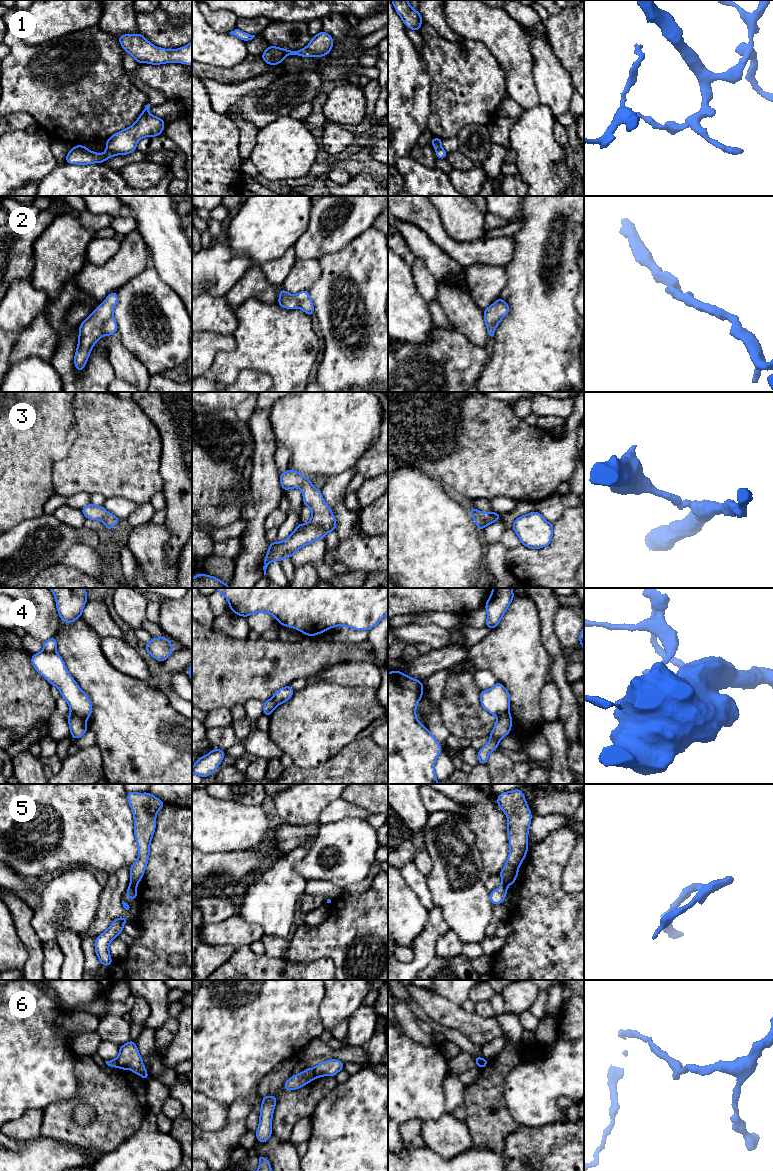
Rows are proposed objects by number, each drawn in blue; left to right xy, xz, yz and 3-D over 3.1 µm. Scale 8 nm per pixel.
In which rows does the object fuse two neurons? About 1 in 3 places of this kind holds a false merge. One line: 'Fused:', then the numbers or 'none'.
Fused: 1, 4, 5, 6

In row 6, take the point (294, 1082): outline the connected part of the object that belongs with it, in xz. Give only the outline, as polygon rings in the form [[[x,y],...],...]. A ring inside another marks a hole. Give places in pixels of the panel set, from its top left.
[[[308,1068],[304,1071],[302,1071],[299,1074],[296,1074],[294,1076],[291,1076],[284,1084],[285,1090],[296,1090],[299,1089],[302,1086],[305,1086],[307,1083],[313,1081],[316,1079],[316,1075],[313,1072],[312,1068]]]

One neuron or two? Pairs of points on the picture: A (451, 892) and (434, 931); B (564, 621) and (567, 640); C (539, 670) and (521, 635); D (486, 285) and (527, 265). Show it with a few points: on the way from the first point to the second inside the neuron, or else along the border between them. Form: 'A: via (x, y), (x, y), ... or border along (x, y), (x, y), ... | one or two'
A: border along (434, 904), (441, 909), (442, 916), (450, 928) | two
B: via (567, 626), (567, 635) | one
C: via (530, 661), (521, 652), (521, 644) | one
D: border along (504, 266), (506, 285), (498, 297) | two

